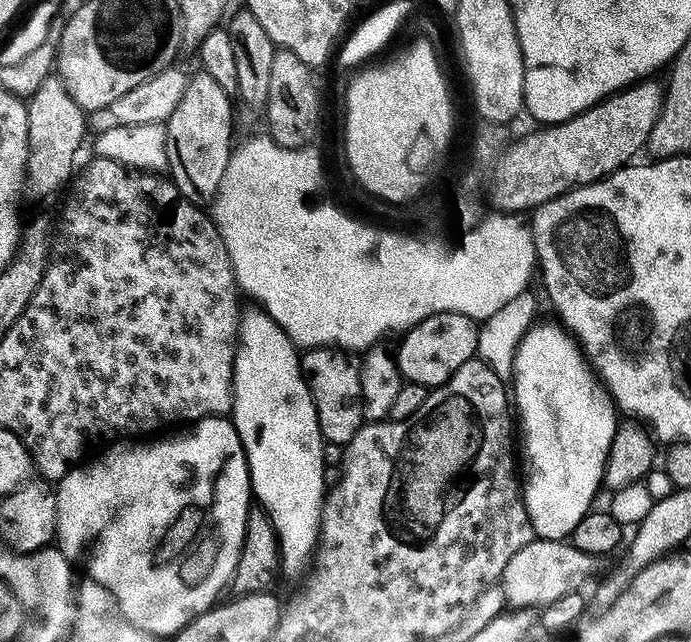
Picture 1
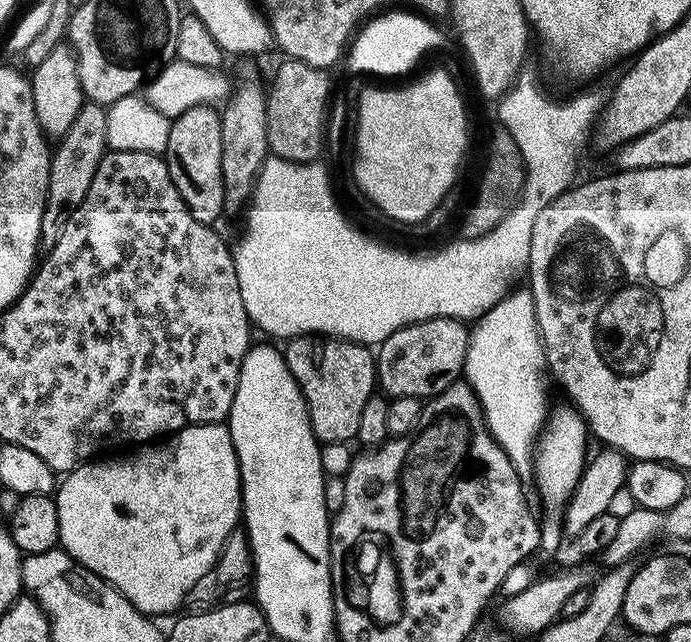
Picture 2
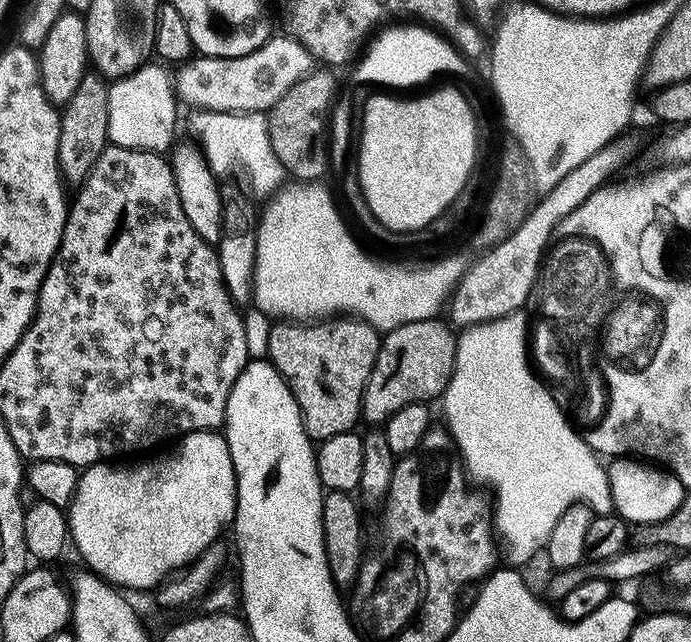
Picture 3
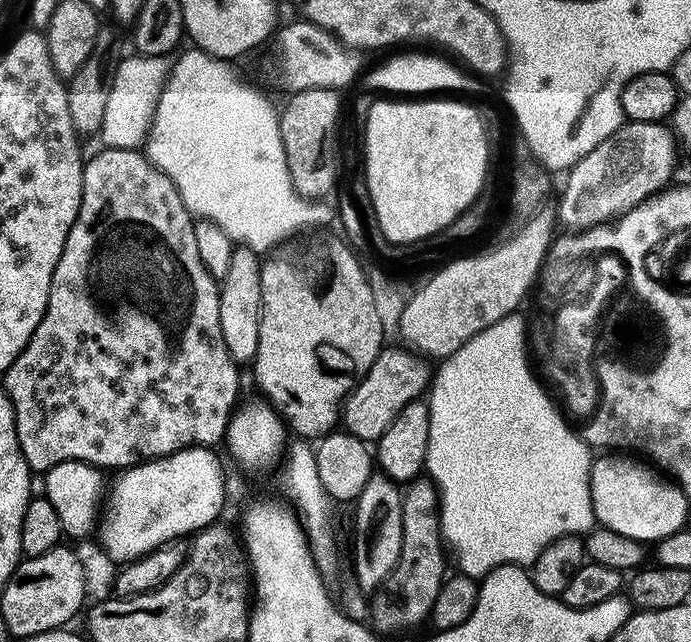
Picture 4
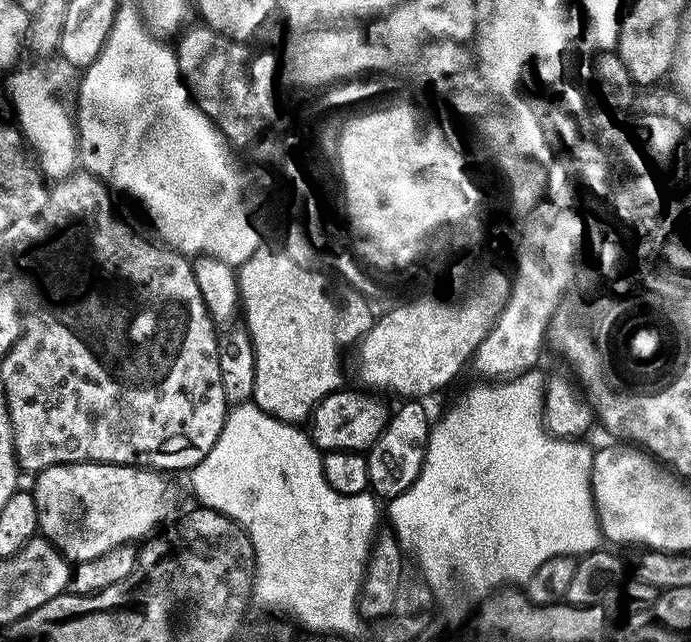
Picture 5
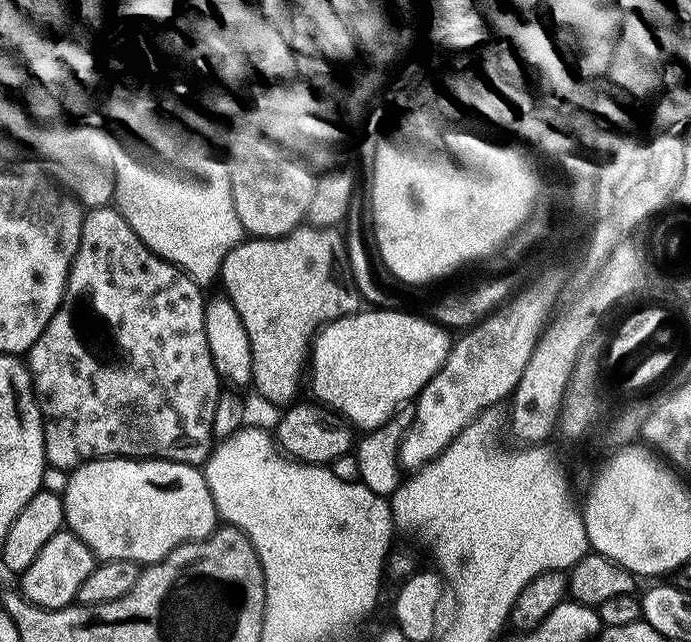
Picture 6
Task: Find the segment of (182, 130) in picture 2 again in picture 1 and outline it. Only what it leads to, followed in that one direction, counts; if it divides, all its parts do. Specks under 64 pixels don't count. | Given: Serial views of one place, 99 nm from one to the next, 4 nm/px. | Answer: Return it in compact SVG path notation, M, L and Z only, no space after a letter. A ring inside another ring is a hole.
M200 70L196 77L193 75L189 79L178 106L174 106L174 114L170 114L166 121L167 171L180 194L197 206L215 197L220 189L222 174L226 174L228 159L232 157L232 104L234 108L230 93L222 90L222 86L218 86L210 74Z

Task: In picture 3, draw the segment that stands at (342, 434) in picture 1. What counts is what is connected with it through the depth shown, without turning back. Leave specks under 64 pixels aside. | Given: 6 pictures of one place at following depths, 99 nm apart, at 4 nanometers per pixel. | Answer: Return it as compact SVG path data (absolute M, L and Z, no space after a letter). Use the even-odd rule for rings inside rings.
M324 318L319 322L276 322L272 328L272 333L268 336L268 352L267 359L272 361L272 365L282 374L282 378L290 386L290 390L294 394L294 398L300 407L300 413L304 419L304 429L308 431L308 437L313 442L321 442L328 438L333 438L334 435L342 434L343 432L351 432L357 426L356 423L361 423L362 413L360 407L364 401L364 391L368 385L370 374L374 370L374 362L378 358L378 350L382 339L381 333L373 328L371 324L359 318Z

